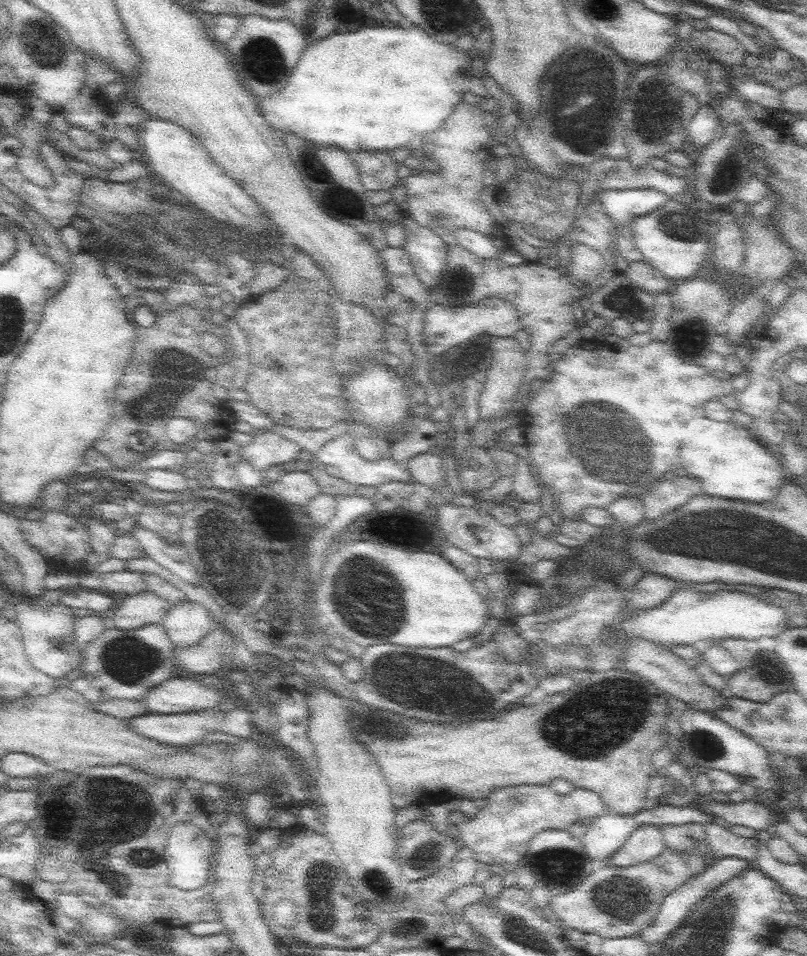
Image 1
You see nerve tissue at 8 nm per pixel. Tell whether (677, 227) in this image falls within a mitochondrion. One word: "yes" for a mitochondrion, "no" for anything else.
yes

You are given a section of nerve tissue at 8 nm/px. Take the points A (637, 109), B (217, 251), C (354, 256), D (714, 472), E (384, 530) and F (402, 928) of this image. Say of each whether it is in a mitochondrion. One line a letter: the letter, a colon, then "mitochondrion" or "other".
A: mitochondrion
B: other
C: other
D: other
E: other
F: mitochondrion

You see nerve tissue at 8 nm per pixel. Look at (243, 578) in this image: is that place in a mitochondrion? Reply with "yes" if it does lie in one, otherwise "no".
yes

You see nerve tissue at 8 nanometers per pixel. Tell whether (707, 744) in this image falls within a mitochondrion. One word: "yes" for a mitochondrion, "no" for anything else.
yes

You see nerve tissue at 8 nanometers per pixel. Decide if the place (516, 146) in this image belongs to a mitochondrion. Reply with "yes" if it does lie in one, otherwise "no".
no

